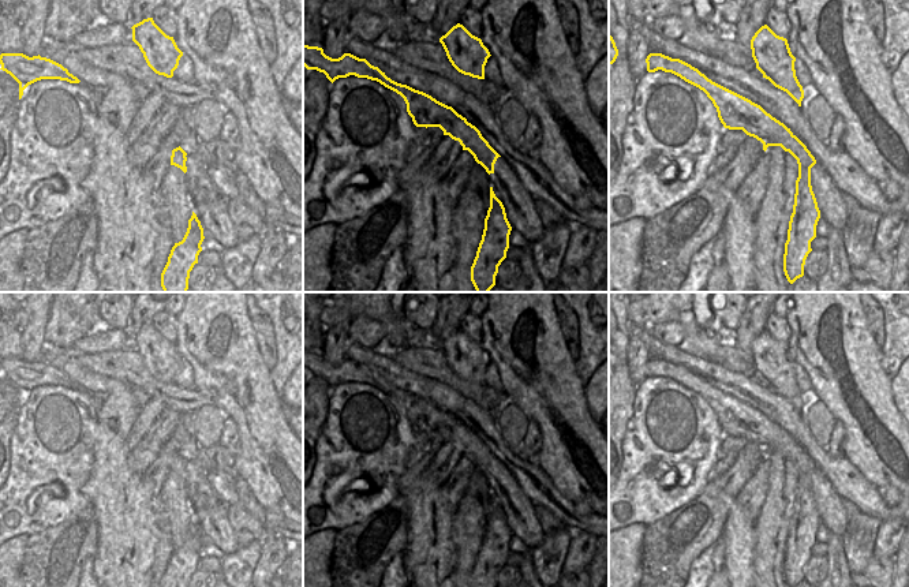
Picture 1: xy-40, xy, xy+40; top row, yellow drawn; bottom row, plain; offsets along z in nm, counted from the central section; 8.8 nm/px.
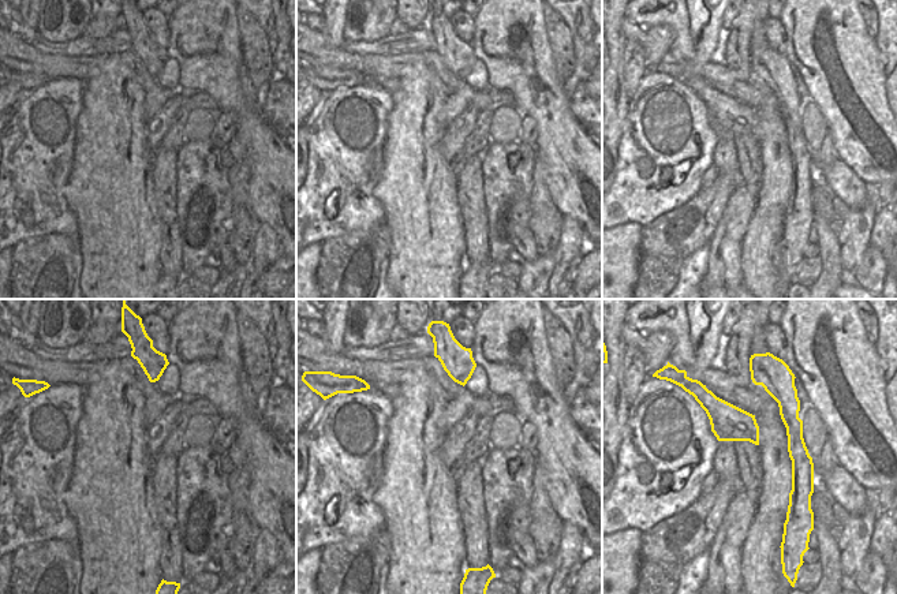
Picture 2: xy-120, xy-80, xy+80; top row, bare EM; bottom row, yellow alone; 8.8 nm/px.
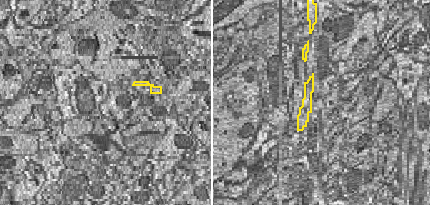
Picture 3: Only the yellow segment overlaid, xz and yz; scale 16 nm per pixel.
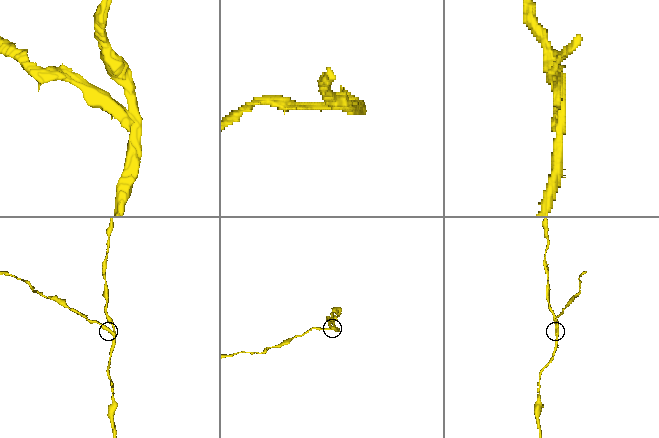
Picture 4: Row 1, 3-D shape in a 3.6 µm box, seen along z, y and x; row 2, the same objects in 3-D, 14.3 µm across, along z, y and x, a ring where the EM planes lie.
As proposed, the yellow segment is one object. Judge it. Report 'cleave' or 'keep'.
cleave

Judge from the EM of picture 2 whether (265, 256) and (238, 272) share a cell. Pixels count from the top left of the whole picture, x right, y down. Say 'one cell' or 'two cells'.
two cells

